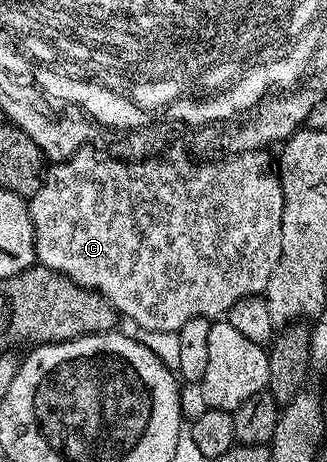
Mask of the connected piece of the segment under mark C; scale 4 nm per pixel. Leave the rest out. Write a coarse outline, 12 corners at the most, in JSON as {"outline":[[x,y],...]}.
{"outline":[[266,151],[95,160],[30,197],[35,258],[147,332],[266,293]]}

